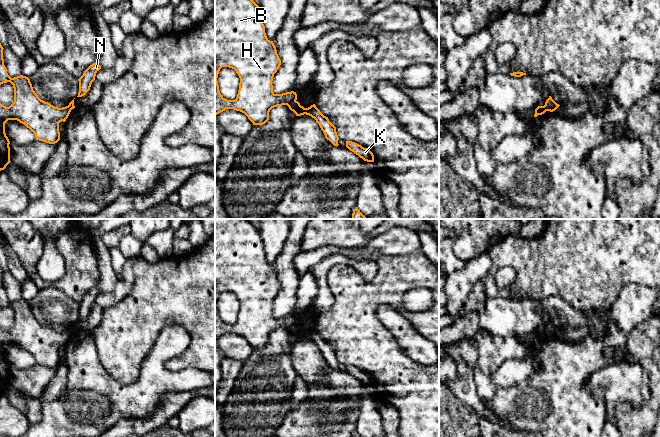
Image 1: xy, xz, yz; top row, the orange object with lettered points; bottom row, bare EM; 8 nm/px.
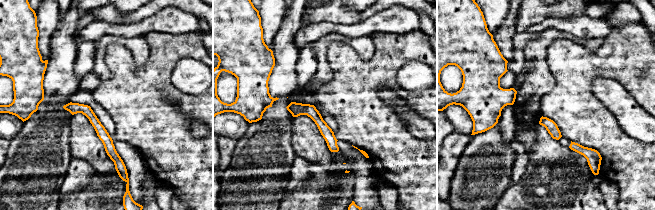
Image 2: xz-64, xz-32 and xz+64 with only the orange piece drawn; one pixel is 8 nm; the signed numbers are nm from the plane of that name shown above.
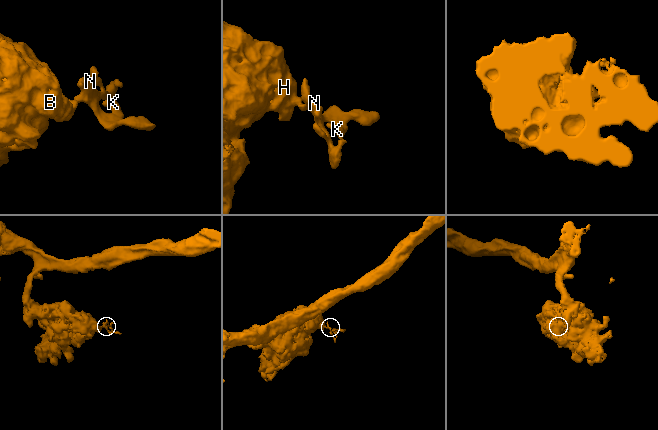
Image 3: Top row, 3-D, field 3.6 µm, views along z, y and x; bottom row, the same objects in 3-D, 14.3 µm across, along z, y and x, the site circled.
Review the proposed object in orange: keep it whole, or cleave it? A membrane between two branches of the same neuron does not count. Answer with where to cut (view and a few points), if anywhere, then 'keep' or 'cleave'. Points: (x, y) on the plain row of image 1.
xz (295, 324), (288, 330) | cleave

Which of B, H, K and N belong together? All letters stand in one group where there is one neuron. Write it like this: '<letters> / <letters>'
B H / K N

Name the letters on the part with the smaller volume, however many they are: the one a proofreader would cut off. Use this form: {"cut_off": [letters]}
{"cut_off": ["K", "N"]}

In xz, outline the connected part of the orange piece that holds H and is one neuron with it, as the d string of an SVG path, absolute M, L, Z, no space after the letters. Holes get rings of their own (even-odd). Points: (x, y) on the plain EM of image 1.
M215 219L215 339L234 333L244 337L253 349L263 349L272 332L296 325L294 315L273 316L273 301L280 289L276 271L266 260L260 232L249 219ZM222 291L234 293L240 302L235 324L225 323L219 315L217 302Z

